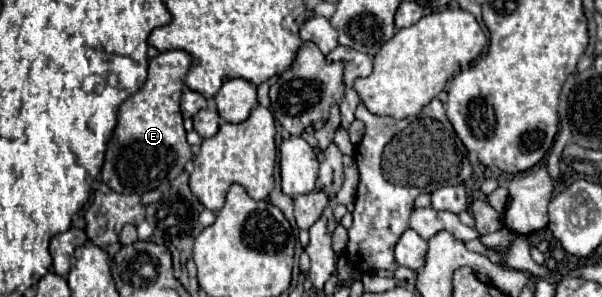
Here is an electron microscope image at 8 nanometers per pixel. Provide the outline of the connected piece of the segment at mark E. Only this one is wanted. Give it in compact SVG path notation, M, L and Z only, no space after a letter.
M183 50L157 54L149 62L147 82L139 88L139 92L121 104L117 126L107 144L105 164L101 170L101 180L111 190L139 196L149 190L159 190L175 180L185 170L185 164L193 158L179 110L183 80L191 68L191 62L191 56Z

